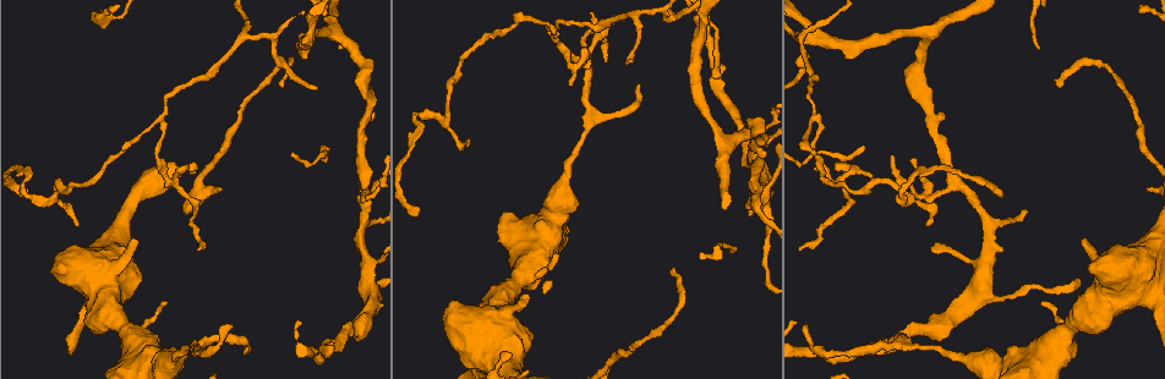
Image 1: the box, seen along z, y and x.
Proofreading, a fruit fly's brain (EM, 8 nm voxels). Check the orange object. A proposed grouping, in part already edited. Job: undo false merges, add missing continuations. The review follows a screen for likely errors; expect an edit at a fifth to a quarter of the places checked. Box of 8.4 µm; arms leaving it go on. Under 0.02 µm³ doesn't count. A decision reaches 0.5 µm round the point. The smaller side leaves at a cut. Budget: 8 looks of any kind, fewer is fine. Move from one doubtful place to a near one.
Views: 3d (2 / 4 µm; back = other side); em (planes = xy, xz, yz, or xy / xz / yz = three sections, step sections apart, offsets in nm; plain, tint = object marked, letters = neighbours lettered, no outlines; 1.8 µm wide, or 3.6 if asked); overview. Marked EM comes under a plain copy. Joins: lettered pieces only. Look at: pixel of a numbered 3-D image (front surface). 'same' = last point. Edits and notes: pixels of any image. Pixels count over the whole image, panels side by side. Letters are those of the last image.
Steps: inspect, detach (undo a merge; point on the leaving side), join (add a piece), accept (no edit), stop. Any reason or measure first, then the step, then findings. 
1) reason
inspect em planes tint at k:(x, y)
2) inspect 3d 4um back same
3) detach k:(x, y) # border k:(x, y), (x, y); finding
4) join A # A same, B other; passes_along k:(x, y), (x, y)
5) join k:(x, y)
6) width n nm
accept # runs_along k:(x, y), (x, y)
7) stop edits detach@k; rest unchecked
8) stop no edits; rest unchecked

inspect em yz step 16 letters at 1:(555, 254)

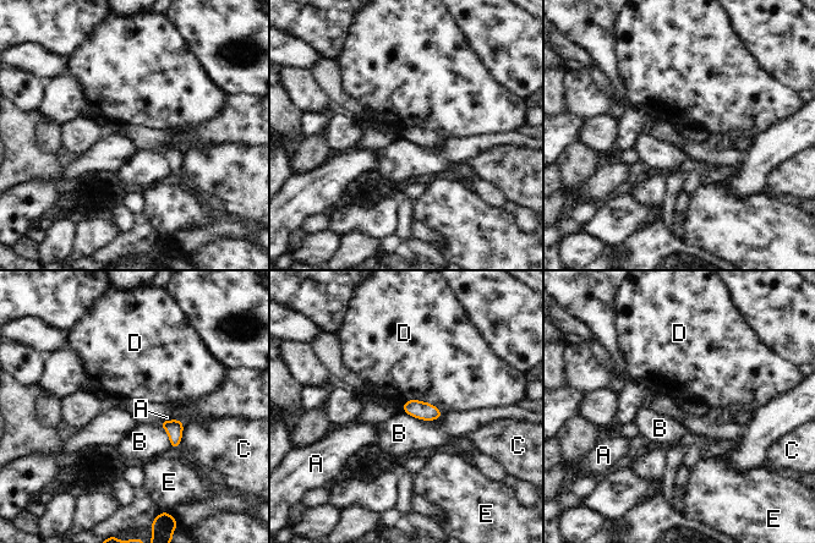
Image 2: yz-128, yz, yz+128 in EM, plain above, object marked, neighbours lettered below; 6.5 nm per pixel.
width 130 nm
accept # A other, B other, C other, D other, E other; border 2:(159, 423), (171, 446); no lettered piece goes on from it

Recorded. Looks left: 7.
branch point
inspect 3d 4um at 1:(962, 184)

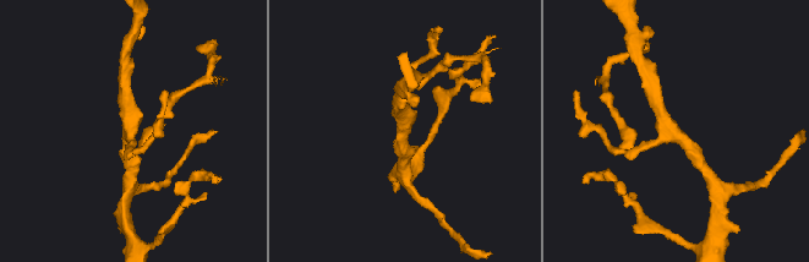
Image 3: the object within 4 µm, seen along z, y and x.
shape alone is not enough
inspect em xz step 4 tint at 3:(127, 133)

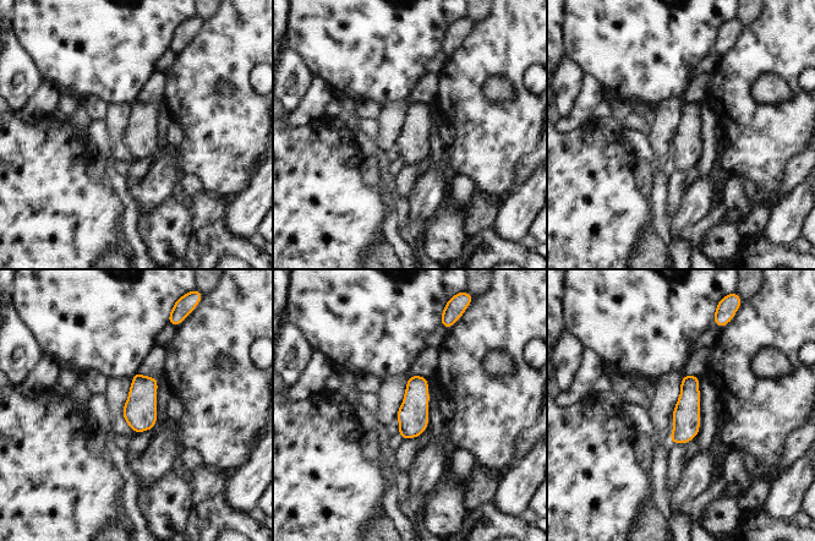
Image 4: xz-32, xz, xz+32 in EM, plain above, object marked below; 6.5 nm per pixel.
inspect em planes letters same

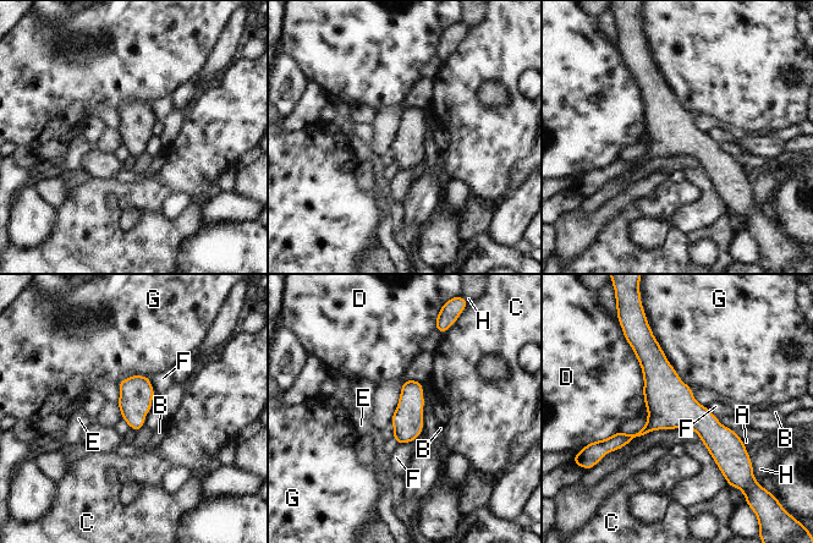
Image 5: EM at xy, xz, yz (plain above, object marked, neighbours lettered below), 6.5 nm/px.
arms 3
accept # A other, B other, C other, D other, E other, F other, G other, H other; one neuron here

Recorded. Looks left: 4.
inspect em planes letters at 1:(220, 188)

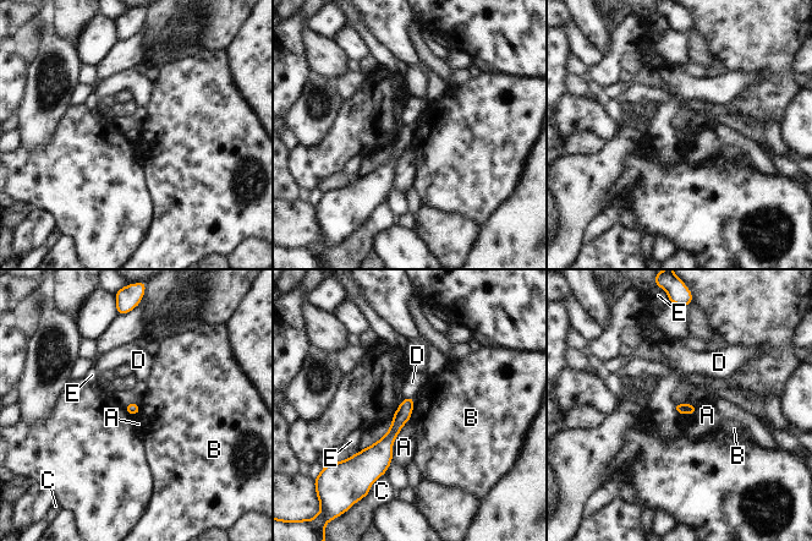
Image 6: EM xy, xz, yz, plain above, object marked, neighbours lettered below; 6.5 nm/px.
width 80 nm
accept # A other, B other, C other, D other, E other; border 6:(415, 398), (410, 419); none of them fits

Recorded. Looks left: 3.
stop no edits; rest unchecked

